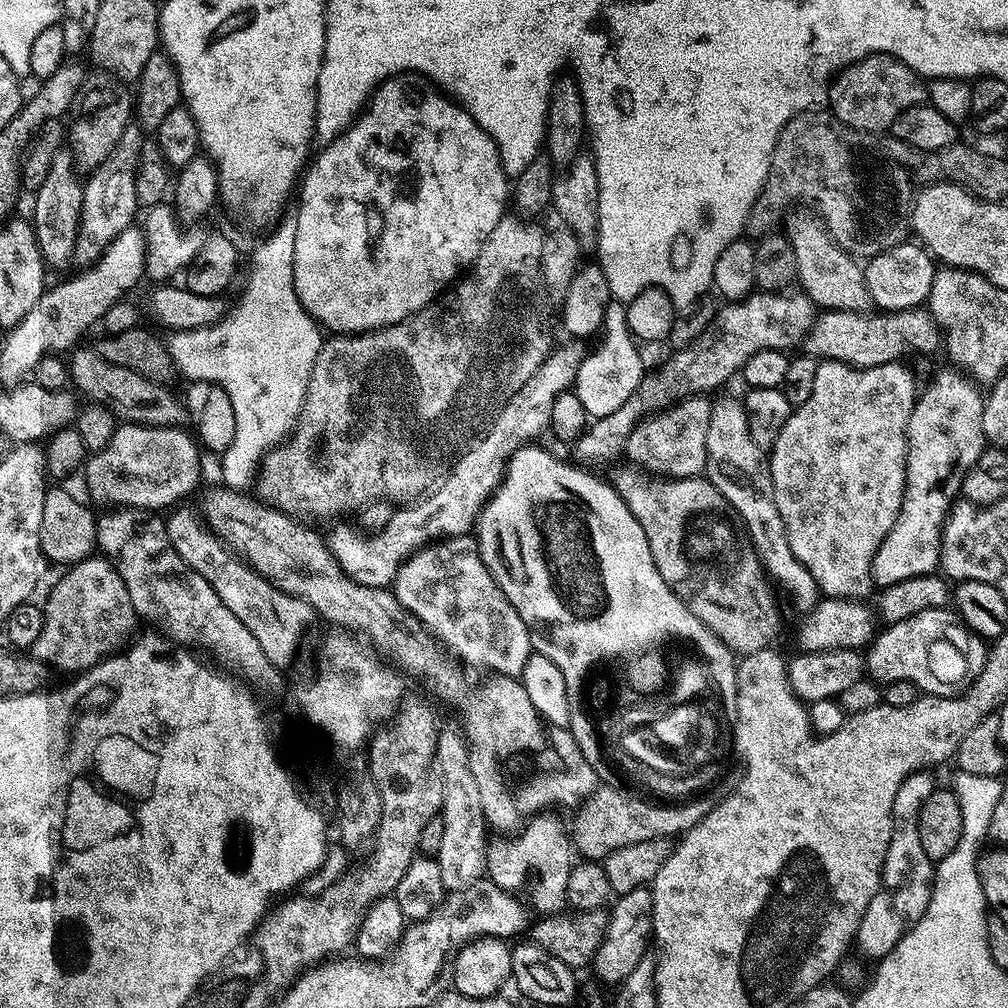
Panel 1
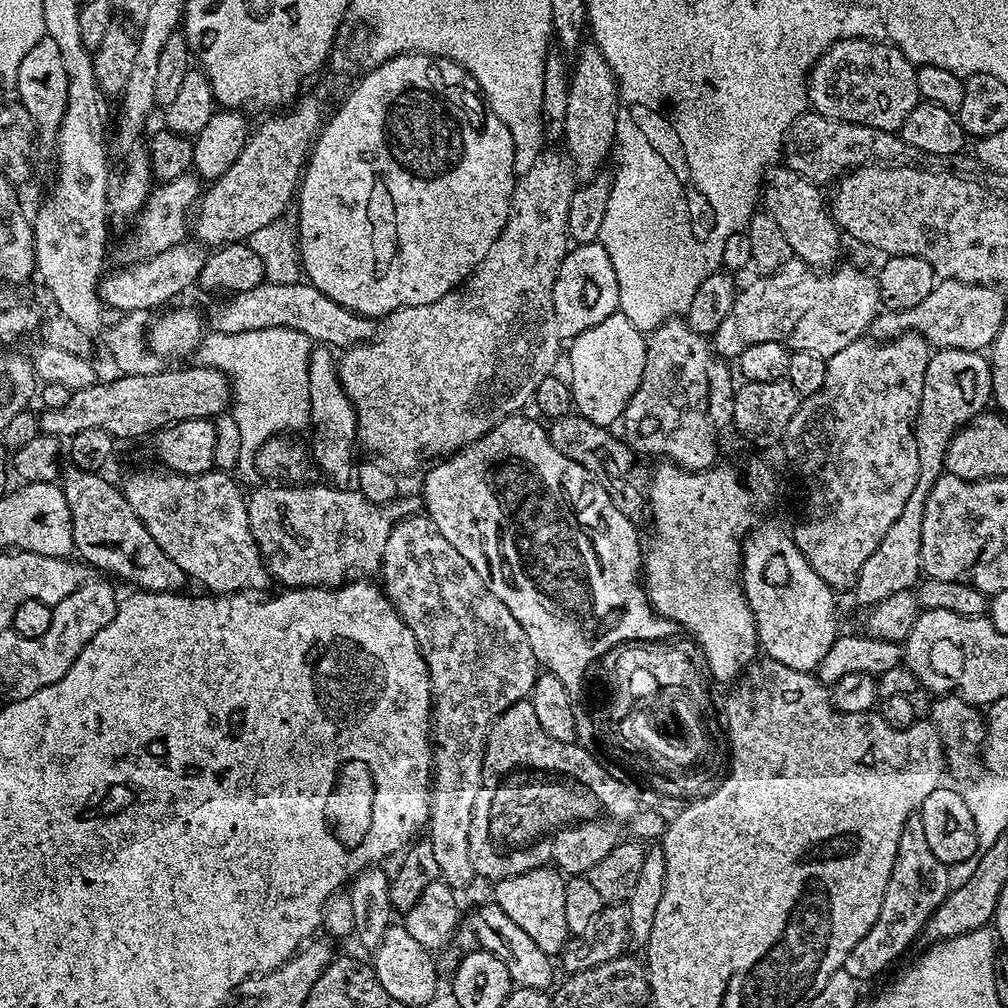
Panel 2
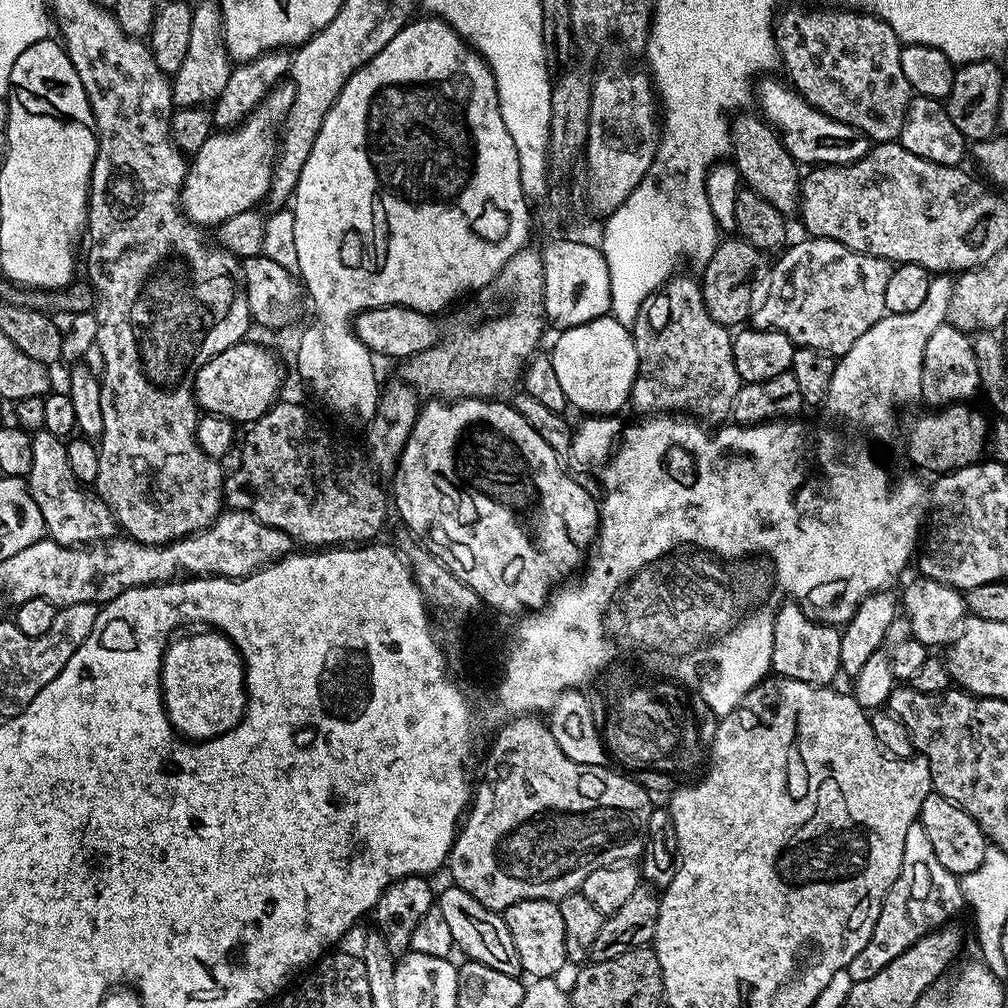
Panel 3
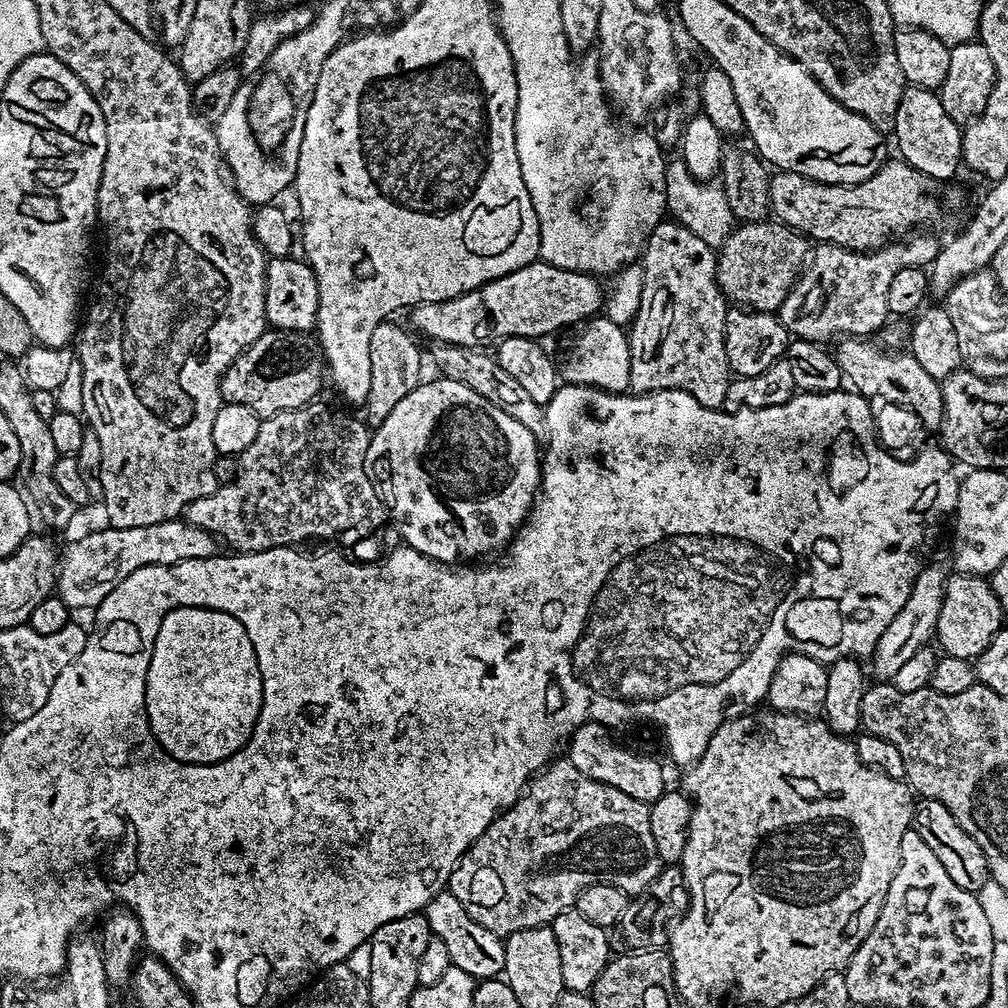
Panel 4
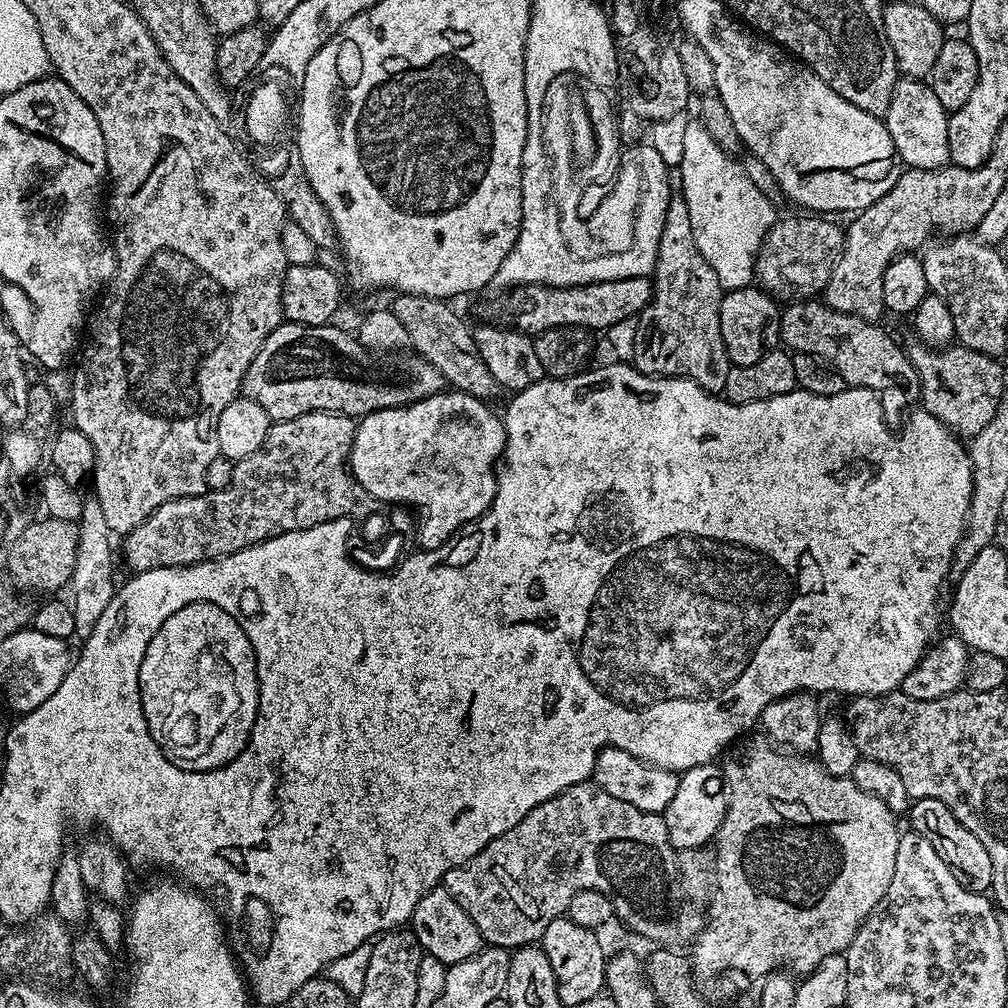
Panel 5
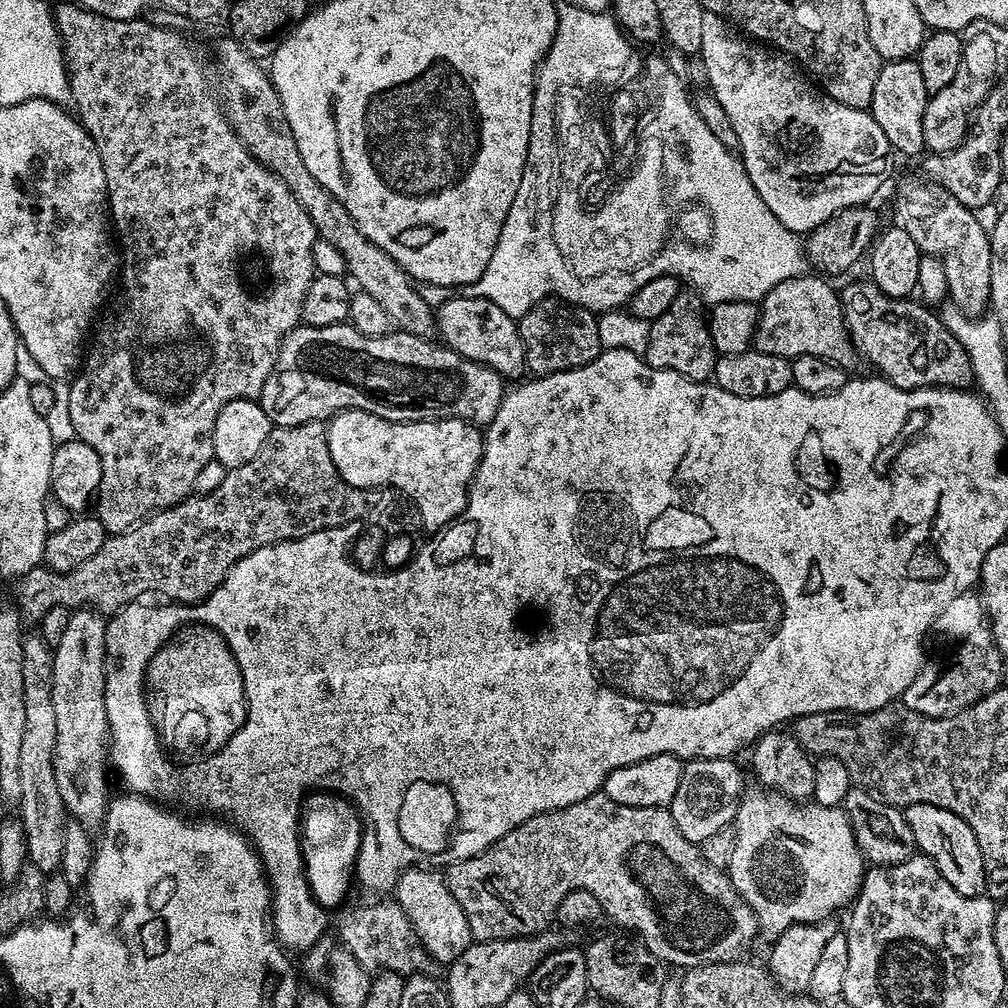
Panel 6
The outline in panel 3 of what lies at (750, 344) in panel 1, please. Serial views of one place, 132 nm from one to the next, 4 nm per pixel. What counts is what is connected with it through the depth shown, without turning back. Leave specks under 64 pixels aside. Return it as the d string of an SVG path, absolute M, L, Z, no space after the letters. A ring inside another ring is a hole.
M803 238L796 245L785 247L779 253L780 261L773 263L770 268L770 275L767 277L766 284L769 284L768 293L753 307L750 317L751 327L754 328L773 328L782 334L786 334L786 338L790 338L793 344L802 348L813 348L814 350L822 350L829 352L837 358L844 356L846 350L850 350L850 346L854 346L854 342L858 342L858 338L862 338L862 334L866 334L866 330L870 330L870 326L874 326L874 322L878 322L884 317L886 306L886 286L890 283L890 274L892 273L894 264L893 261L886 258L878 258L870 256L867 252L855 252L846 246L842 246L842 242L834 242L823 238Z

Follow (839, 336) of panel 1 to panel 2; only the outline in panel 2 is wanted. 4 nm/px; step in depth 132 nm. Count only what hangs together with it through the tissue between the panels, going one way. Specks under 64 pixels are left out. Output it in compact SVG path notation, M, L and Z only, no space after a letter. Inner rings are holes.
M940 280L918 306L881 310L872 320L870 336L876 342L891 342L908 332L917 332L933 349L949 348L983 353L991 349L1006 318L1005 293L999 287L967 284L961 280Z

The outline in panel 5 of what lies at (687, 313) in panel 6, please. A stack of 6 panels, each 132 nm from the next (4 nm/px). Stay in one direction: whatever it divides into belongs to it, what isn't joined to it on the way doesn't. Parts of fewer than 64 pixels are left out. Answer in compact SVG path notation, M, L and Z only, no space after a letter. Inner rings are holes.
M673 191L656 251L652 300L638 317L640 328L631 358L634 367L648 376L675 376L692 380L707 392L723 393L726 374L730 374L733 365L728 363L722 342L721 295L718 274L714 274L710 262L702 258L694 242L690 210L683 191Z

